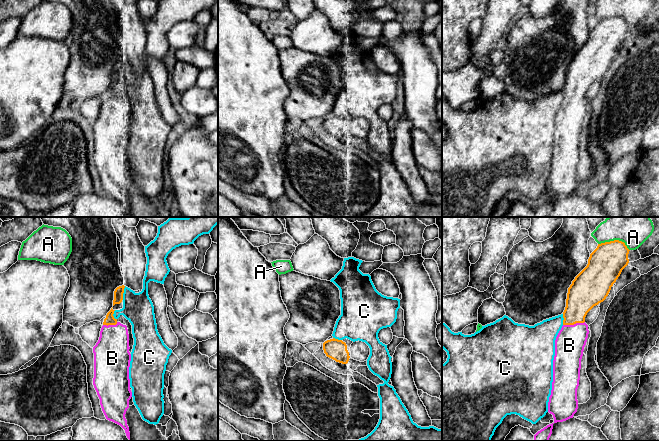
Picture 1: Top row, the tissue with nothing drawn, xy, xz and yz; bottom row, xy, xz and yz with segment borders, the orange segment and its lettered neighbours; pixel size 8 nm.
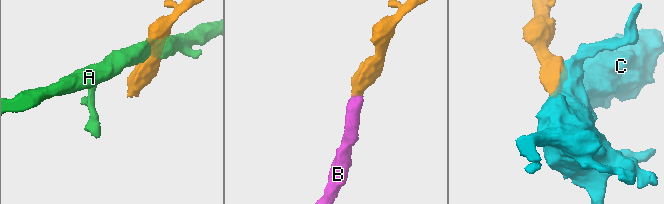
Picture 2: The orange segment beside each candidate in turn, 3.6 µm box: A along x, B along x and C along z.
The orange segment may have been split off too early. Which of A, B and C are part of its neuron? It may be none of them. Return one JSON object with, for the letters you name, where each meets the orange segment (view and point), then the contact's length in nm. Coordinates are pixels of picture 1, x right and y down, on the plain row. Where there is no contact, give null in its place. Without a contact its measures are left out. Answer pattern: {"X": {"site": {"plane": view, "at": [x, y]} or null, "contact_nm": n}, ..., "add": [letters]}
{"B": {"site": {"plane": "yz", "at": [573, 100]}, "contact_nm": 180}, "add": ["B"]}

